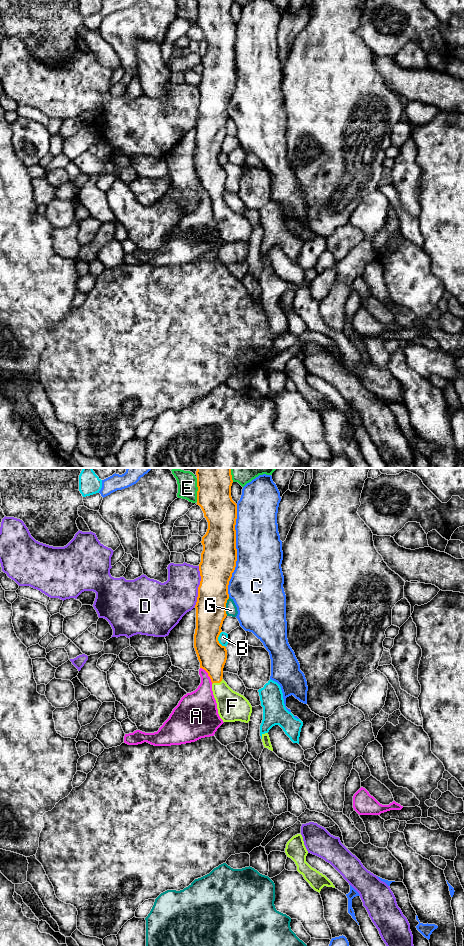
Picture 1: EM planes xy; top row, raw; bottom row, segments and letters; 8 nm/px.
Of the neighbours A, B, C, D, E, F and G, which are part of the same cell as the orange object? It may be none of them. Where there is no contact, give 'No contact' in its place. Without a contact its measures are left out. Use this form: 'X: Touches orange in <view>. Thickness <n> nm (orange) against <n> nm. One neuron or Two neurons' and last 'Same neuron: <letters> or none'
A: Touches orange in xy. Thickness 220 nm (orange) against 260 nm. Two neurons
B: Touches orange in xy. Thickness 240 nm (orange) against 80 nm. Two neurons
C: Touches orange in xy. Thickness 280 nm (orange) against 380 nm. Two neurons
D: Touches orange in xy. Thickness 280 nm (orange) against 300 nm. Two neurons
E: Touches orange in xy. Thickness 280 nm (orange) against 160 nm. Two neurons
F: Touches orange in xy. Thickness 220 nm (orange) against 240 nm. One neuron
G: Touches orange in xy. Thickness 240 nm (orange) against 100 nm. Two neurons
Same neuron: F

